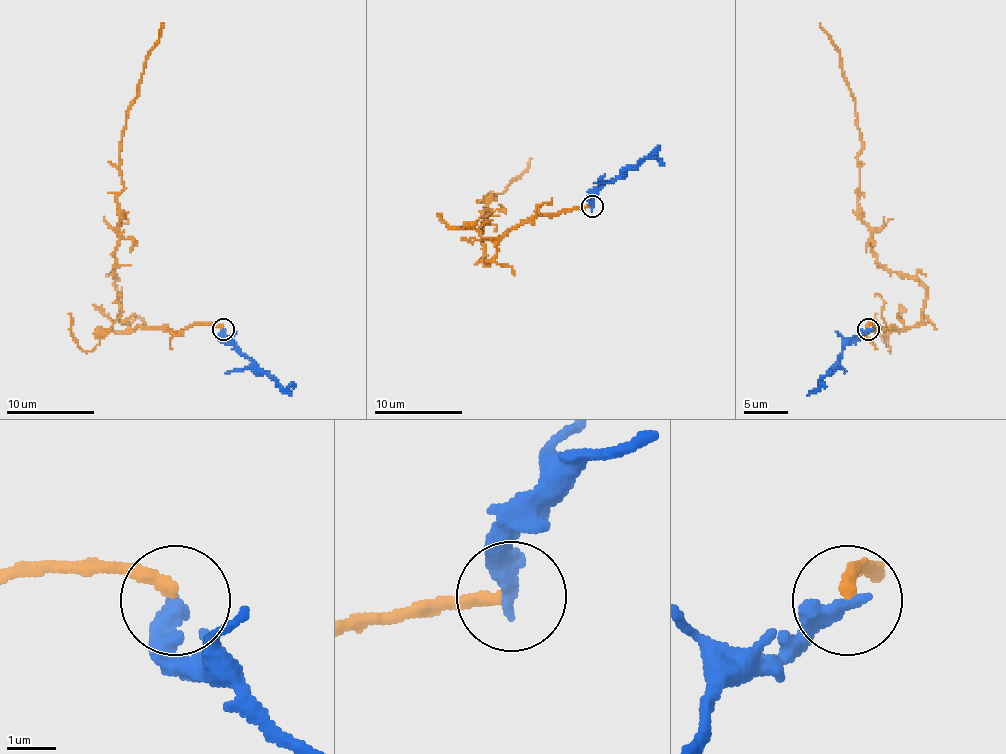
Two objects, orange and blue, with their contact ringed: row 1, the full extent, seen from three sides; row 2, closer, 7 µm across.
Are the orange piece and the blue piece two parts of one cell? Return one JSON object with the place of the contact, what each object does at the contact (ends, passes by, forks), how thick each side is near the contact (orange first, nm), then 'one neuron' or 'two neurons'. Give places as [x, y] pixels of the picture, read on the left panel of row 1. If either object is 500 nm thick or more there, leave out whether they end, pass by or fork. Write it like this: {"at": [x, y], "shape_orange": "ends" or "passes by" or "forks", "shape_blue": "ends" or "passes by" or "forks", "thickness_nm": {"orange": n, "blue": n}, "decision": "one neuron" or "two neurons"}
{"at": [223, 329], "shape_orange": "ends", "shape_blue": "ends", "thickness_nm": {"orange": 280, "blue": 400}, "decision": "two neurons"}

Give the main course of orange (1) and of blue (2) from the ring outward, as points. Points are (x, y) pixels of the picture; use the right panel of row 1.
1: (868, 329), (914, 327), (925, 291), (877, 263), (859, 219), (855, 100), (820, 23)
2: (868, 329), (857, 336), (829, 369), (820, 382), (820, 388), (826, 386)

